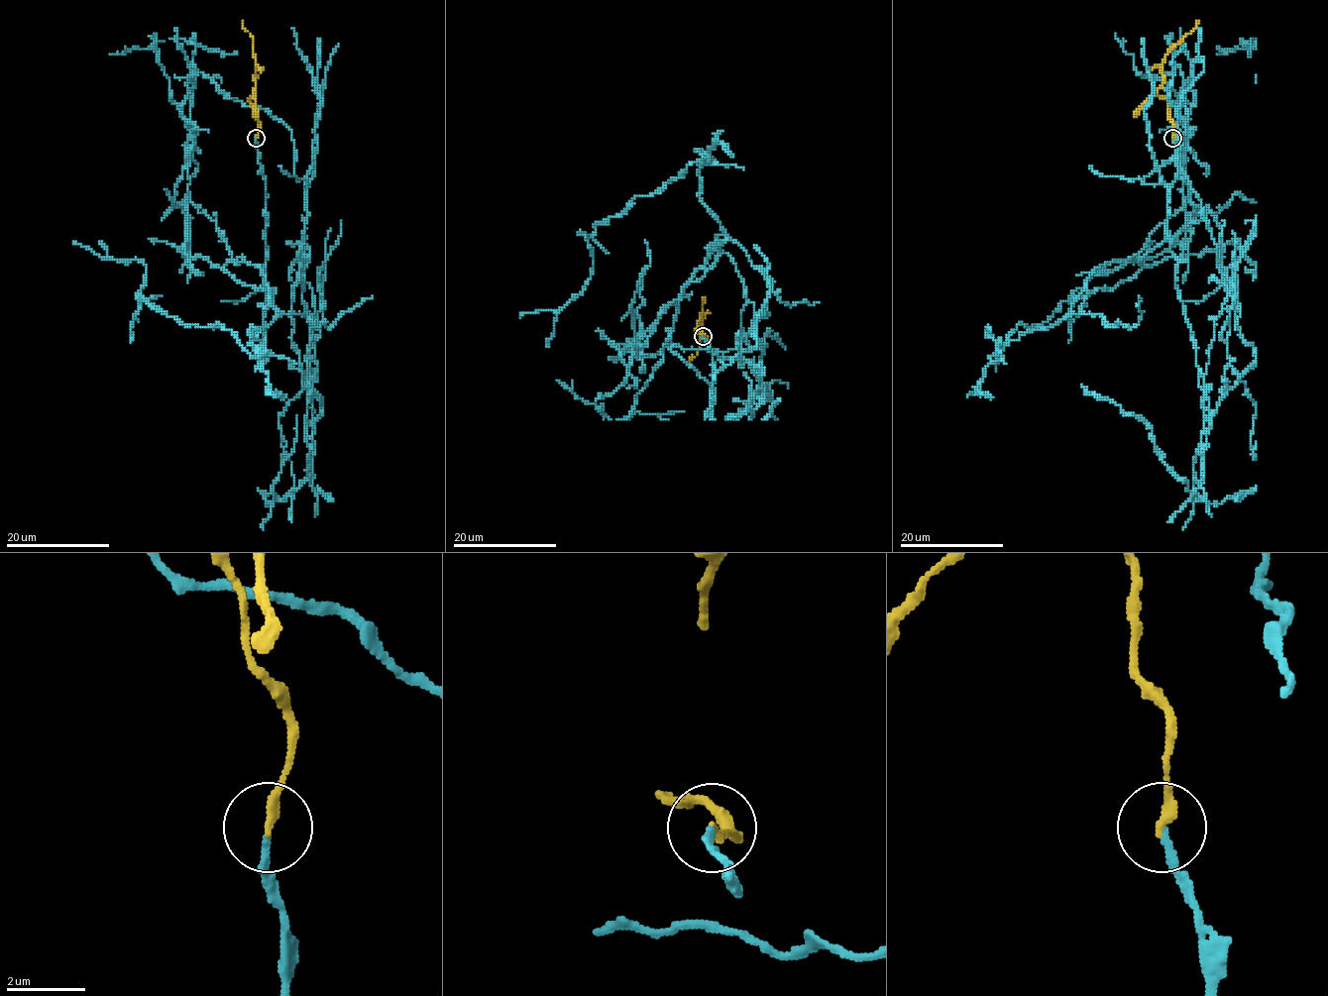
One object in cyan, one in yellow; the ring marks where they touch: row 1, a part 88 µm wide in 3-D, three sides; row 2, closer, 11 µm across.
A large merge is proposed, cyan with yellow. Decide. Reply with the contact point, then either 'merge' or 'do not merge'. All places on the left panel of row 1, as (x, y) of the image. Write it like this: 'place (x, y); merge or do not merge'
place (256, 138); do not merge

